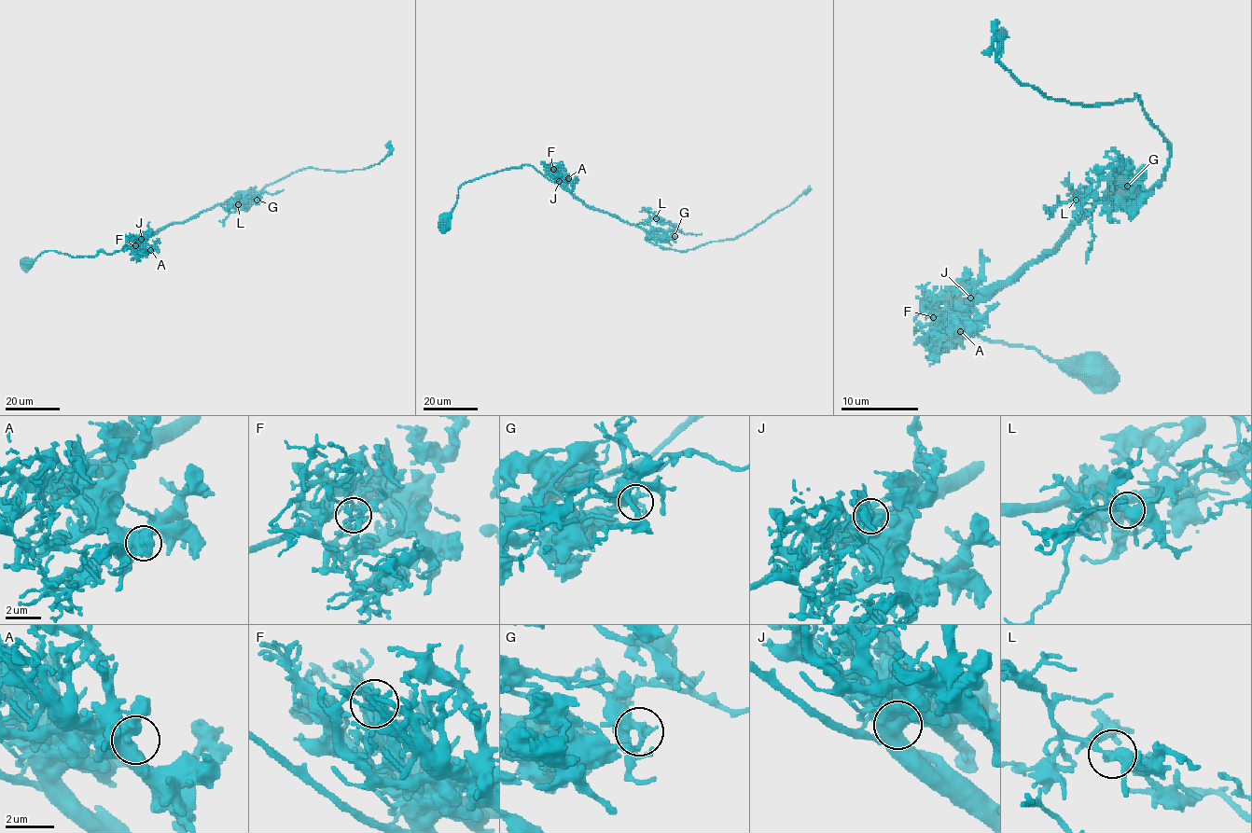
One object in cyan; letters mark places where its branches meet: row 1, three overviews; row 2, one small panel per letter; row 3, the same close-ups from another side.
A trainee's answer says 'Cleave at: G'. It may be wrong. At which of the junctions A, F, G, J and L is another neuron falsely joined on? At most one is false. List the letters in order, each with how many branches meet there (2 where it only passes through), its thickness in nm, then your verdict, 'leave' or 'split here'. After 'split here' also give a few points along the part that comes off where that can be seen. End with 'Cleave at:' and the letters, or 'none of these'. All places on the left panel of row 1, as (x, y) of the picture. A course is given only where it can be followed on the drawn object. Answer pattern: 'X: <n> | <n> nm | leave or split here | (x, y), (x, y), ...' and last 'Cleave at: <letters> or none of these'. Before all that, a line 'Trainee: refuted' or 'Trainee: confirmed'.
Trainee: confirmed
A: 3 | 550 nm | leave
F: 3 | 180 nm | leave
G: 3 | 320 nm | split here | (257, 200), (255, 196), (258, 195), (229, 207), (222, 206)
J: 3 | 480 nm | leave
L: 3 | 400 nm | leave
Cleave at: G

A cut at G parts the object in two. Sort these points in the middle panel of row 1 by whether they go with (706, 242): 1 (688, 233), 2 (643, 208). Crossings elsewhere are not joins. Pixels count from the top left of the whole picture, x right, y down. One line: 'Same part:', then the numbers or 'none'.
Same part: none

